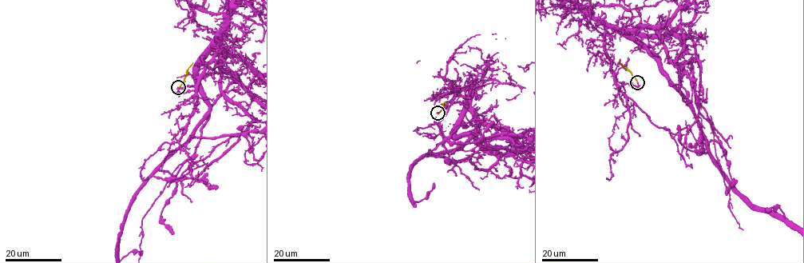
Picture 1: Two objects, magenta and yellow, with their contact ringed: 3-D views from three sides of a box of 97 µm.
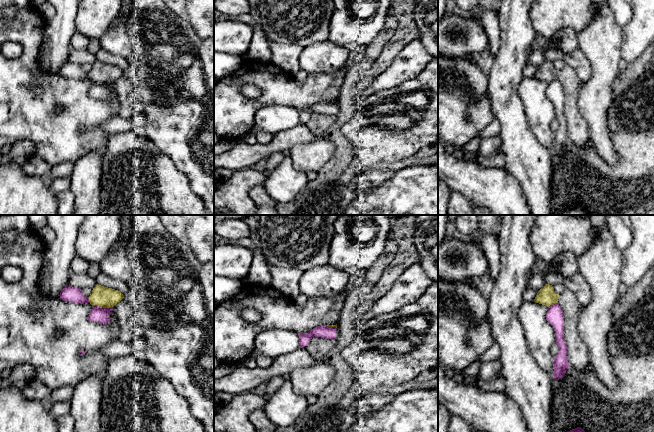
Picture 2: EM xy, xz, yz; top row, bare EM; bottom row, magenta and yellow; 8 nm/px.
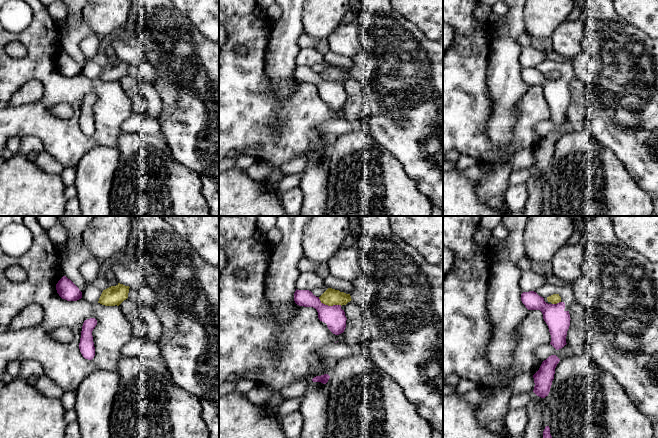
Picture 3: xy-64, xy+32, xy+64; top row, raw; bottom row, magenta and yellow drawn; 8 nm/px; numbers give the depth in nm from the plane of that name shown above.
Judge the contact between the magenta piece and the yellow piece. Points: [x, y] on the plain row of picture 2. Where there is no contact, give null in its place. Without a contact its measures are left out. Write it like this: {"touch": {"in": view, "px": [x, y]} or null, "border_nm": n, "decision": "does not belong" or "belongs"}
{"touch": {"in": "xy", "px": [102, 83]}, "border_nm": 170, "decision": "does not belong"}

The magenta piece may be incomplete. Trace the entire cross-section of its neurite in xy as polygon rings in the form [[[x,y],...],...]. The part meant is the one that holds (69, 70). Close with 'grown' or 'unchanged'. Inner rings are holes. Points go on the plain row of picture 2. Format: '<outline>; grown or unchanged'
[[[68,60],[60,68],[60,75],[73,79],[90,79],[88,73],[85,73],[81,65],[69,62]]]; unchanged

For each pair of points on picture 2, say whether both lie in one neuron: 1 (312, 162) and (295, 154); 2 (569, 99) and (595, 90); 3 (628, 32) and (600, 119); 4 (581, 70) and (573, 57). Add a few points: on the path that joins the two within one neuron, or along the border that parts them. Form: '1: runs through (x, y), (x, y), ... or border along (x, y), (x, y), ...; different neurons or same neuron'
1: runs through (308, 158), (299, 154); same neuron
2: border along (582, 83), (578, 95), (578, 111), (584, 119); different neurons
3: border along (621, 31), (620, 57); different neurons
4: runs through (581, 67), (576, 60); same neuron

